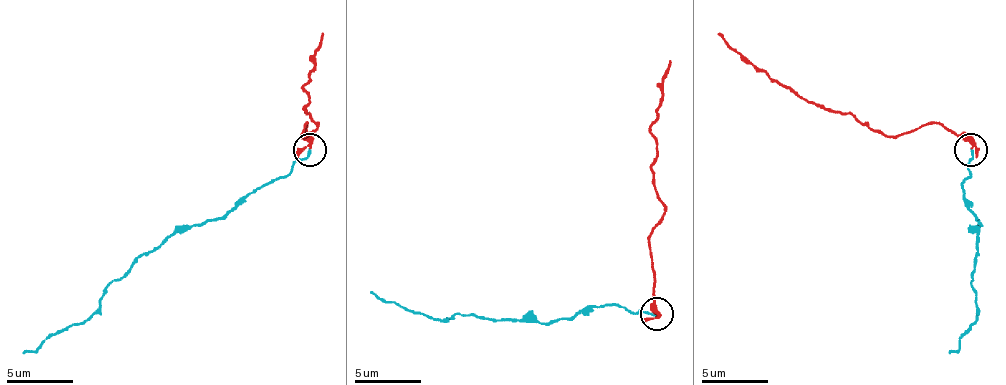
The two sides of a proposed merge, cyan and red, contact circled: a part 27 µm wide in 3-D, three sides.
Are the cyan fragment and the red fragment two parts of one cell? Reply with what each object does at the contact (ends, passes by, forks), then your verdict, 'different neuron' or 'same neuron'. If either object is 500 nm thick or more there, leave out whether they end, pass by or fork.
cyan ends | red passes by | different neuron

